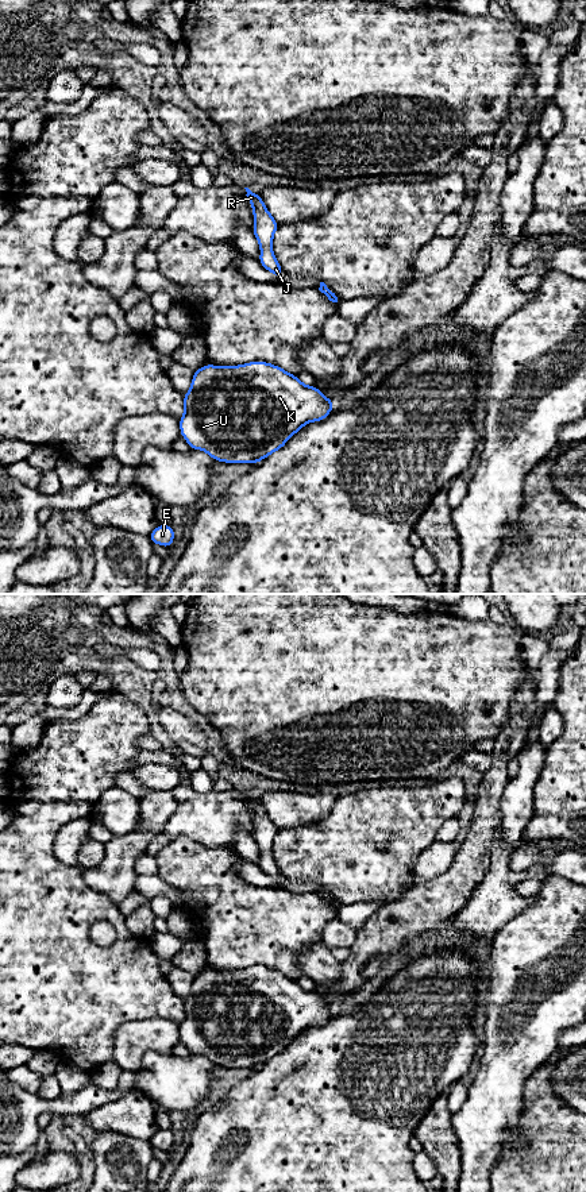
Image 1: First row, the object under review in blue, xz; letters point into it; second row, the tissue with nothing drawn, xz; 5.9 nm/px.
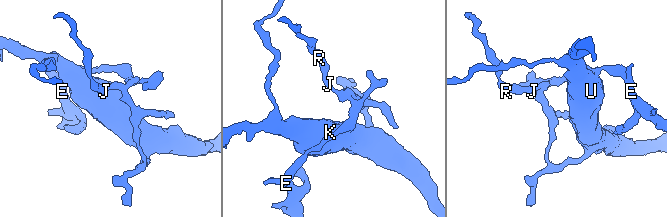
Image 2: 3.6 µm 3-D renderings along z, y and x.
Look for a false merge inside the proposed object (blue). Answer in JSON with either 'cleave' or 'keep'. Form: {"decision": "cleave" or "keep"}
{"decision": "cleave"}

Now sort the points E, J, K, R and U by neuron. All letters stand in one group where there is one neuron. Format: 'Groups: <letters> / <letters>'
Groups: E J R / K U

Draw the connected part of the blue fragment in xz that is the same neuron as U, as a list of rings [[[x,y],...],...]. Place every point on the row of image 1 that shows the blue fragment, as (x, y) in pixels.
[[[250,362],[240,366],[205,364],[194,371],[192,386],[184,396],[185,412],[180,418],[181,436],[190,450],[203,450],[213,460],[224,463],[259,463],[312,421],[323,421],[334,409],[335,402],[328,400],[316,386],[304,385],[297,375],[267,362]]]

